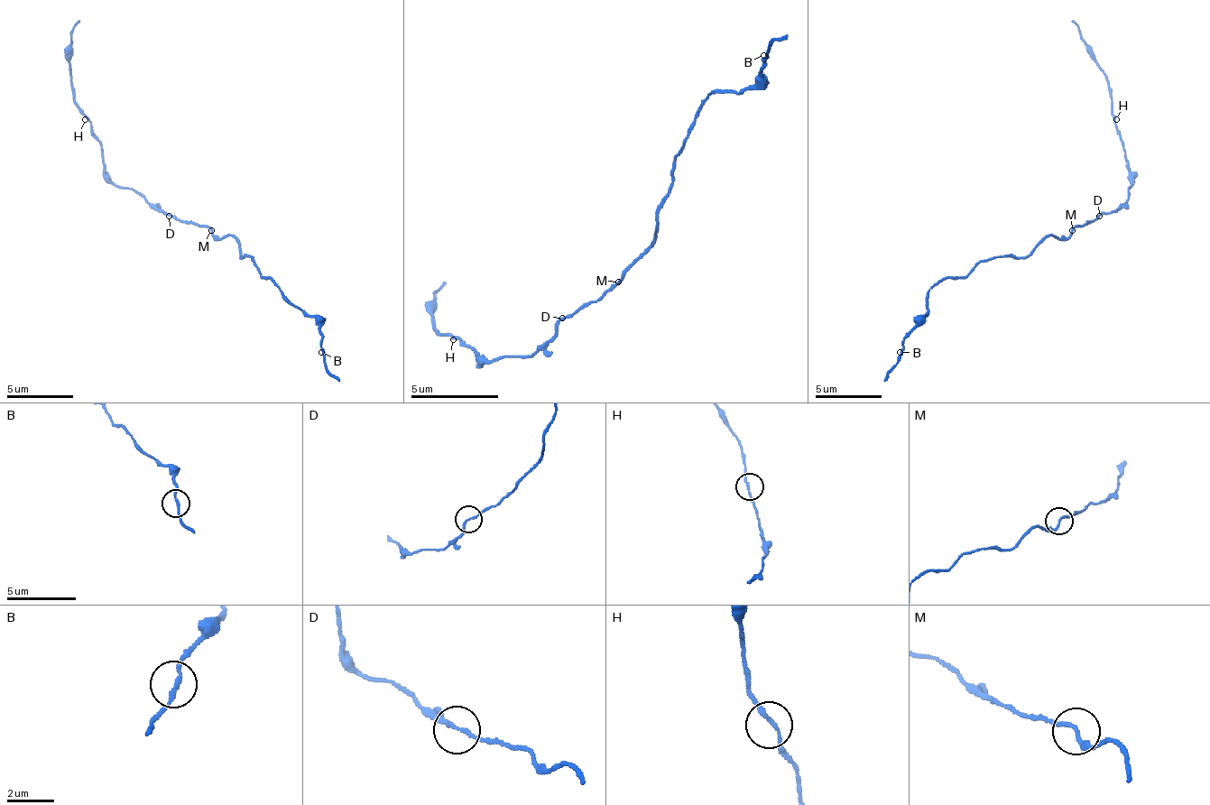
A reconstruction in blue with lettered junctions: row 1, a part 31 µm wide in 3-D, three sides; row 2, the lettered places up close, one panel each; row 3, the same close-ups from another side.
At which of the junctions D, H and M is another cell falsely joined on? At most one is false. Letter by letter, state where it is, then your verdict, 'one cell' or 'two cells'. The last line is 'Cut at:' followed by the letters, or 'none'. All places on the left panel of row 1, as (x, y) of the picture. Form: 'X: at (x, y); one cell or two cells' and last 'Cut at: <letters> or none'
D: at (169, 216); one cell
H: at (85, 119); one cell
M: at (211, 230); one cell
Cut at: none

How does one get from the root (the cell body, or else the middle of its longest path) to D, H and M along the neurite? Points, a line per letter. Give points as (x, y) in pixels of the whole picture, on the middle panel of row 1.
D: (606, 291), (597, 300), (579, 305), (562, 318)
H: (606, 291), (567, 313), (558, 322), (558, 331), (527, 357), (479, 357), (470, 344), (453, 339)
M: (606, 291), (610, 291), (619, 282)

